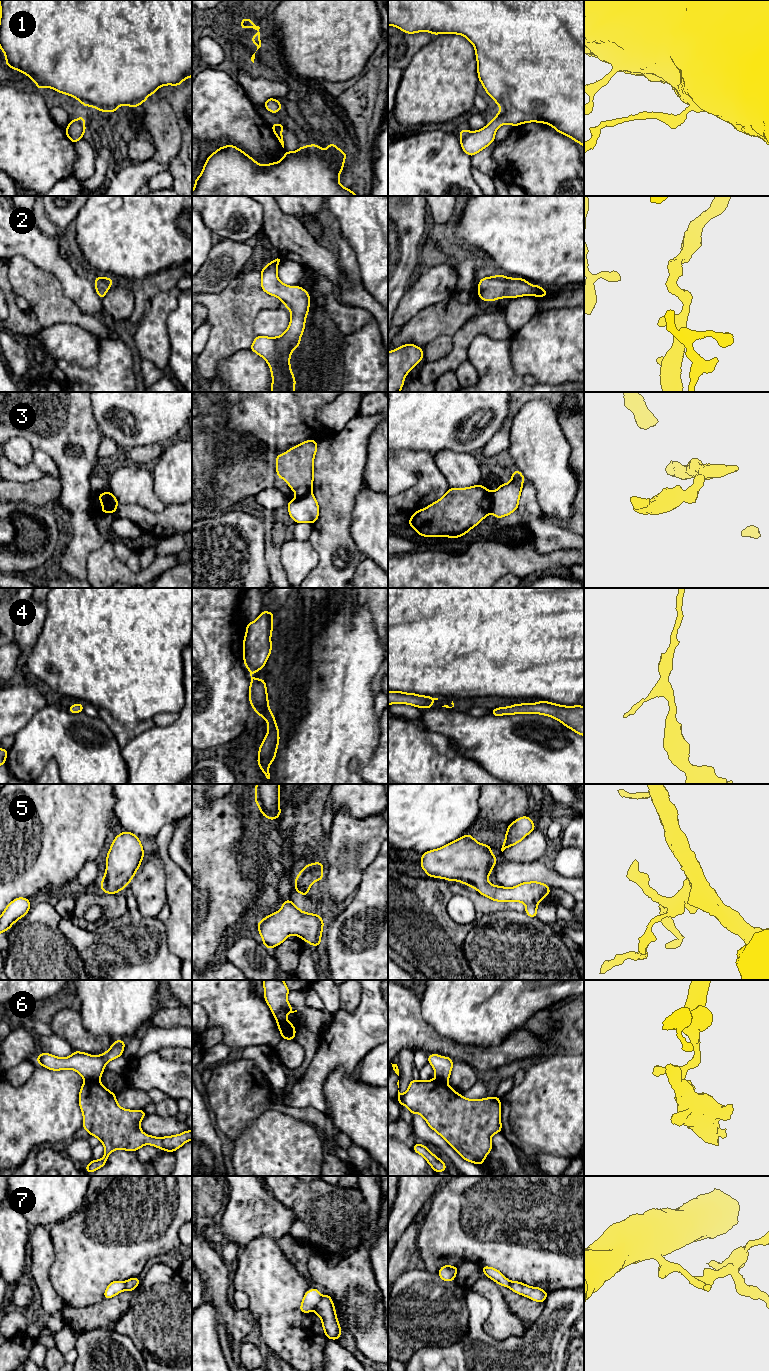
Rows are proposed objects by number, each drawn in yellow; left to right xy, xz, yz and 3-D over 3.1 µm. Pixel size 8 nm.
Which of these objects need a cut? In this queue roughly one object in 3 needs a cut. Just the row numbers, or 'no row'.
3, 6, 7

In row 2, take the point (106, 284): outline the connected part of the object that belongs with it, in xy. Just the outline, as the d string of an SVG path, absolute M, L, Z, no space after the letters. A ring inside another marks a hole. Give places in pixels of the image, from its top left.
M95 277L95 289L101 299L104 298L113 282L112 279L107 277Z

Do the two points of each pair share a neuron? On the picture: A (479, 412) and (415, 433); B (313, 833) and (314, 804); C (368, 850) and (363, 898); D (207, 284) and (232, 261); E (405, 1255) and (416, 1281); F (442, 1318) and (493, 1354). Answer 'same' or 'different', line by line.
A: same
B: same
C: different
D: same
E: different
F: different

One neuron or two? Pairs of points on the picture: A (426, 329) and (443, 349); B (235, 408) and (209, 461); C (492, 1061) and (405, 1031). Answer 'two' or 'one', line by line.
A: two
B: two
C: one

